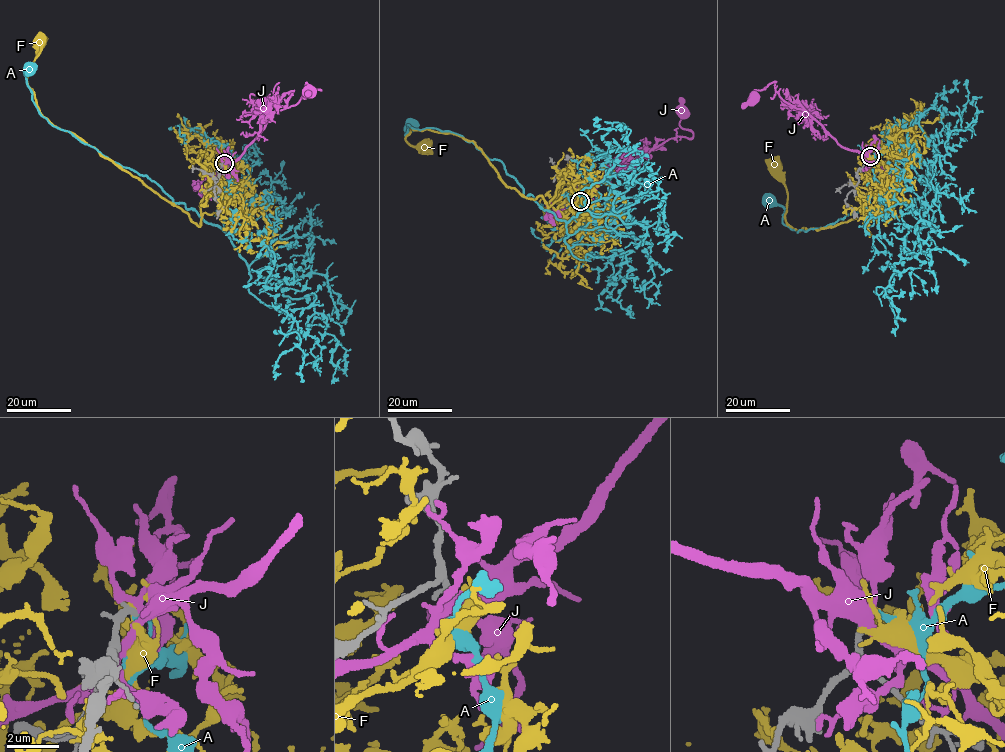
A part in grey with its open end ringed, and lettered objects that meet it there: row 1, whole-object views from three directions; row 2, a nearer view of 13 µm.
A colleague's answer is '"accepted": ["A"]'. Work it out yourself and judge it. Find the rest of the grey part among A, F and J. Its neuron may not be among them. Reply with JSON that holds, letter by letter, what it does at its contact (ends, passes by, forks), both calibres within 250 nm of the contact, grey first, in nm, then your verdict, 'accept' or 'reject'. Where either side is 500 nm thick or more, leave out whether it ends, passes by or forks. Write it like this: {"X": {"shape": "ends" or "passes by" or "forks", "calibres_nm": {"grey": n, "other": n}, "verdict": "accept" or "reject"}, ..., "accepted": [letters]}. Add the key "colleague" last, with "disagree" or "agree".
{"A": {"shape": "ends", "calibres_nm": {"grey": 180, "other": 240}, "verdict": "accept"}, "F": {"shape": "ends", "calibres_nm": {"grey": 180, "other": 120}, "verdict": "reject"}, "J": {"shape": "forks", "calibres_nm": {"grey": 180, "other": 300}, "verdict": "reject"}, "accepted": ["A"], "colleague": "agree"}

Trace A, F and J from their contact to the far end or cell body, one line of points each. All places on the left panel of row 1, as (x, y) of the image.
A: (224, 163), (233, 174), (225, 186), (221, 229), (175, 203), (148, 176), (51, 125), (31, 98), (29, 69)
F: (223, 163), (200, 207), (199, 226), (42, 114), (27, 82), (39, 42)
J: (223, 162), (241, 156), (275, 112), (298, 103), (306, 92), (321, 90), (305, 84), (308, 84), (308, 96)

